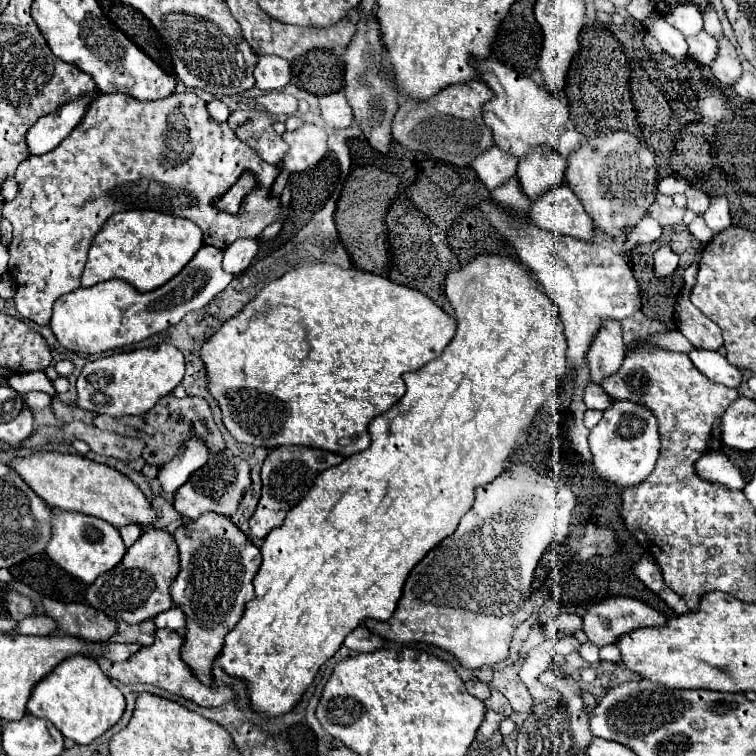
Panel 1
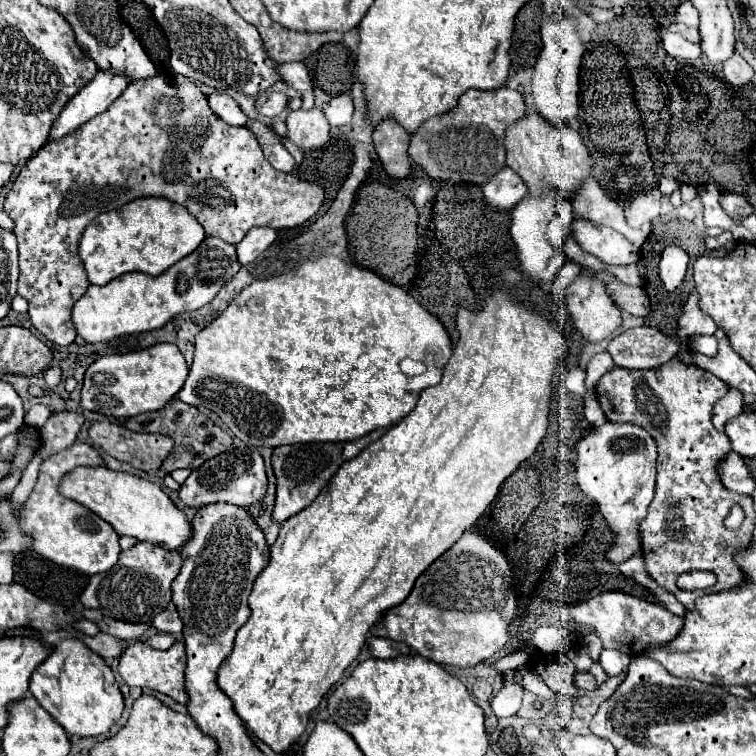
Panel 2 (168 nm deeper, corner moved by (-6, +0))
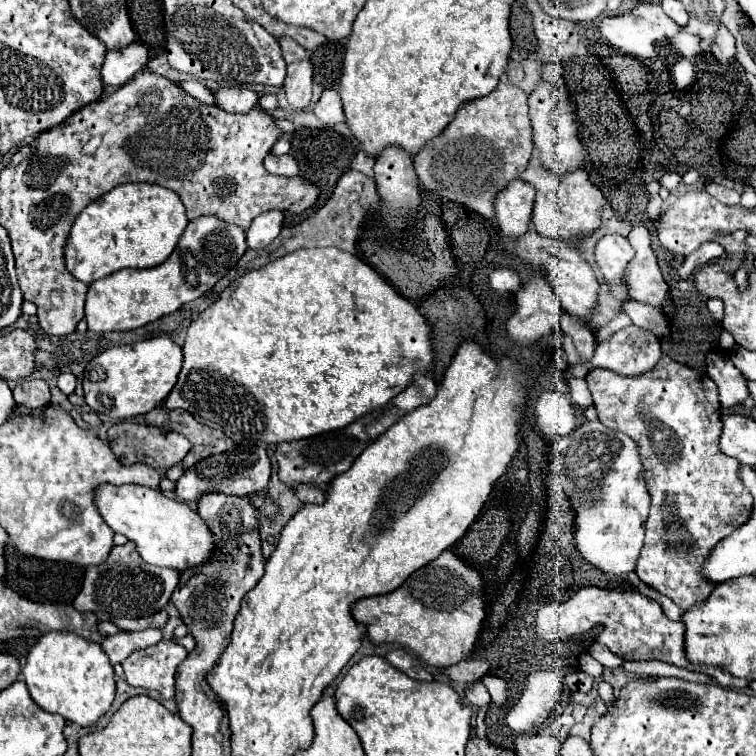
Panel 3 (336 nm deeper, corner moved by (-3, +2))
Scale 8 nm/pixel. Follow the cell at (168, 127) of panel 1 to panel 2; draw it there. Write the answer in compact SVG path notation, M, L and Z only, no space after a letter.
M161 74L151 76L147 80L135 80L135 82L131 82L125 88L125 92L103 114L91 118L85 126L81 124L81 128L73 130L71 134L67 134L63 138L53 140L53 142L47 142L37 152L37 156L33 156L21 168L19 176L13 180L13 186L11 186L9 194L5 196L5 206L3 208L11 216L11 220L15 222L13 232L15 232L17 242L19 242L19 268L21 268L21 274L19 274L19 296L23 296L29 302L31 324L47 340L51 340L53 344L57 344L57 346L69 346L75 340L75 336L77 336L75 326L73 326L73 320L71 320L71 310L73 310L75 302L87 292L87 286L89 286L89 280L85 276L85 268L81 264L81 258L77 256L77 244L79 244L81 232L87 228L89 220L93 220L101 212L107 212L107 210L117 208L117 206L123 206L129 200L135 200L135 198L141 198L141 196L163 196L163 198L169 198L169 200L185 206L197 218L197 222L203 226L203 230L205 230L207 236L217 236L217 238L223 238L229 244L239 244L243 240L243 236L253 226L271 226L271 228L279 230L279 228L295 228L295 226L305 224L309 218L313 218L317 214L317 210L323 204L323 186L319 186L317 182L299 180L295 174L283 174L283 172L277 172L275 168L271 168L269 162L265 160L263 152L261 152L261 146L257 142L257 136L253 136L253 130L249 130L247 126L231 126L231 124L223 122L219 116L215 116L211 112L209 104L207 104L205 94L193 82L169 84L169 82L163 80Z

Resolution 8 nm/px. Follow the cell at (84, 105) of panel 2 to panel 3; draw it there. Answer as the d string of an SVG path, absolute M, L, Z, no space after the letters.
M138 42L126 46L122 52L108 52L102 66L104 88L108 90L122 86L136 72L140 72L146 66L146 62L148 62L148 48Z

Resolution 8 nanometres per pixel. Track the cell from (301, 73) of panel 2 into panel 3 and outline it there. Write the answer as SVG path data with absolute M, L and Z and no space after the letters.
M282 38L280 48L282 48L282 58L284 58L288 64L302 62L302 60L308 56L308 52L306 52L300 44L296 44L294 40L290 40L290 38Z

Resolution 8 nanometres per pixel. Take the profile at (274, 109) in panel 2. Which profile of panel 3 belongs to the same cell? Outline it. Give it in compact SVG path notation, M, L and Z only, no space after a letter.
M220 88L216 94L218 106L226 112L250 112L258 106L260 94L248 88Z

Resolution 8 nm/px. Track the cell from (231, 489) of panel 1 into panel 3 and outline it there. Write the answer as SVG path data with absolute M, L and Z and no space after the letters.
M234 446L232 450L204 458L202 462L188 468L184 476L176 482L174 492L182 502L194 502L200 500L204 494L212 494L212 492L224 492L232 496L254 496L268 486L270 470L272 470L270 460L262 446L252 446L252 448Z

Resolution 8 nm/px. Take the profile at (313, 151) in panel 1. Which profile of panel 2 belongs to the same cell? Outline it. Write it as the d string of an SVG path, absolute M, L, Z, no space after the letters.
M319 108L295 110L287 116L289 140L293 140L301 150L313 150L329 142L329 122Z

